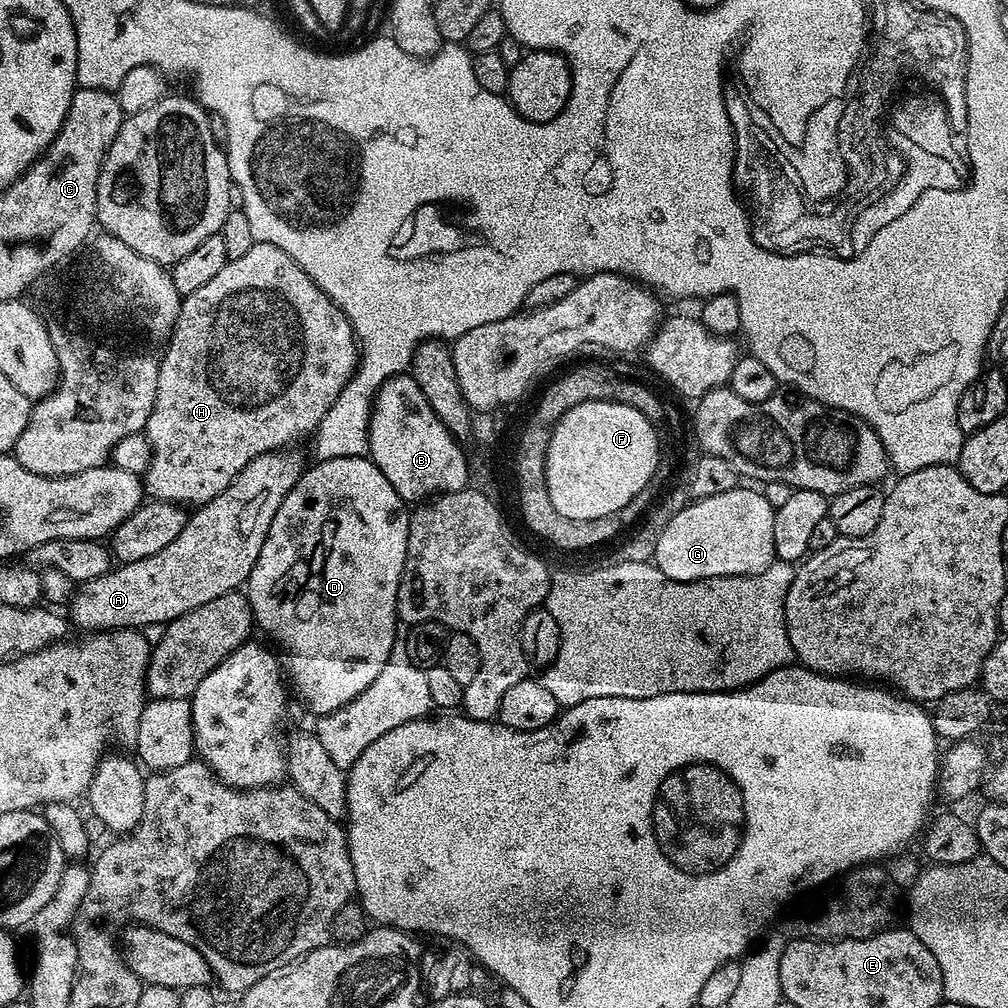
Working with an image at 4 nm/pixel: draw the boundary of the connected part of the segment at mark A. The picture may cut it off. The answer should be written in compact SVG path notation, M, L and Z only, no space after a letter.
M277 450L255 456L236 477L210 501L189 515L188 524L158 554L138 562L120 564L105 576L83 581L70 601L70 620L88 634L105 630L144 630L147 624L167 625L182 614L227 592L235 592L247 581L254 562L266 542L270 522L282 506L282 498L306 471L304 456L296 450Z

